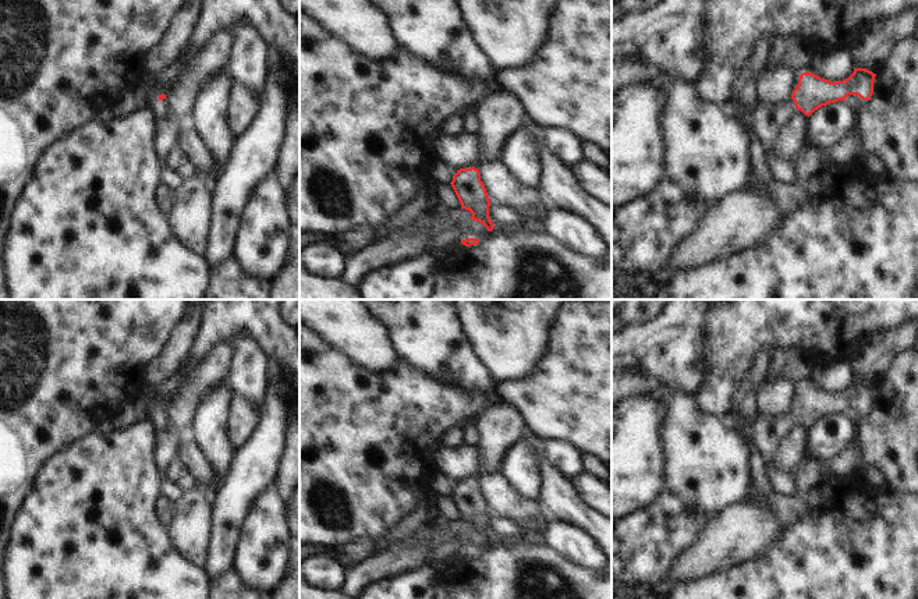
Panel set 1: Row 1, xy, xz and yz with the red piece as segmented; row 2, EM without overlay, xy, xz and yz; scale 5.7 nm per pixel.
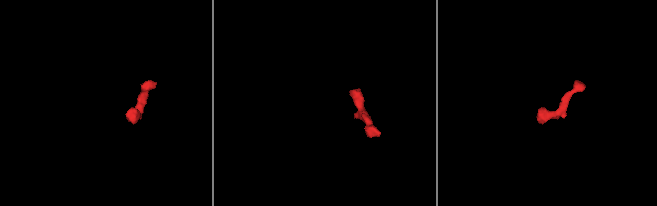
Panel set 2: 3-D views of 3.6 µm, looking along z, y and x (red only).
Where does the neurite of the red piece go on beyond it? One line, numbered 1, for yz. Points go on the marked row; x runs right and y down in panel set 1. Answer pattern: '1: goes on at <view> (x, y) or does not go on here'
1: goes on at yz (766, 120)

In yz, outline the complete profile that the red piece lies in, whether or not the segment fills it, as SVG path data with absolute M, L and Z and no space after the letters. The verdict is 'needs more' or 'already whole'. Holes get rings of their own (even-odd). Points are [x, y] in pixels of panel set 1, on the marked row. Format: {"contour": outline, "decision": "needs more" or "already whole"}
{"contour": "M854 68L854 72L844 81L830 82L812 72L802 72L788 100L783 103L756 100L752 107L747 107L741 98L737 98L729 110L751 128L766 152L797 109L809 117L822 106L844 102L848 95L869 100L873 93L875 77L876 74L866 68Z", "decision": "needs more"}

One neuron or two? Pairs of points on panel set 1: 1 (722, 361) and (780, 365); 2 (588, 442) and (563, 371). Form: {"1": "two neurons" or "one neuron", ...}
{"1": "two neurons", "2": "one neuron"}

